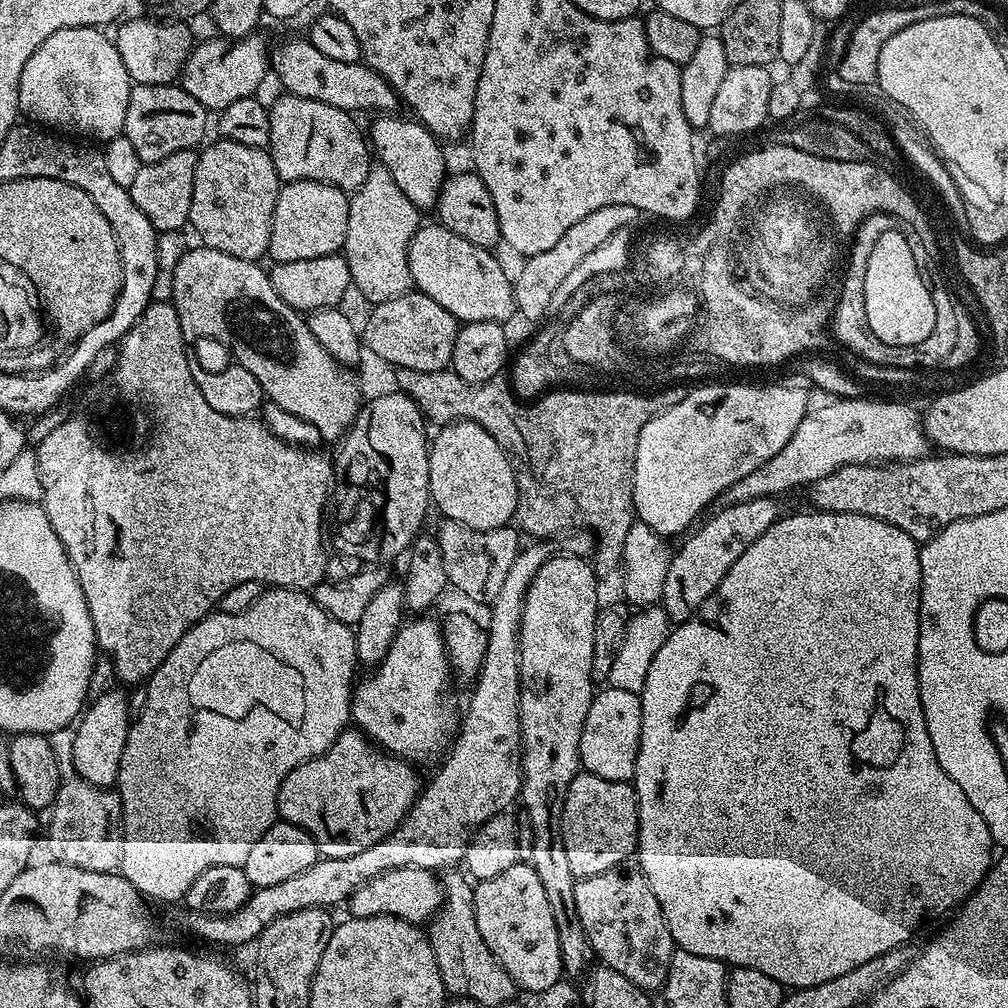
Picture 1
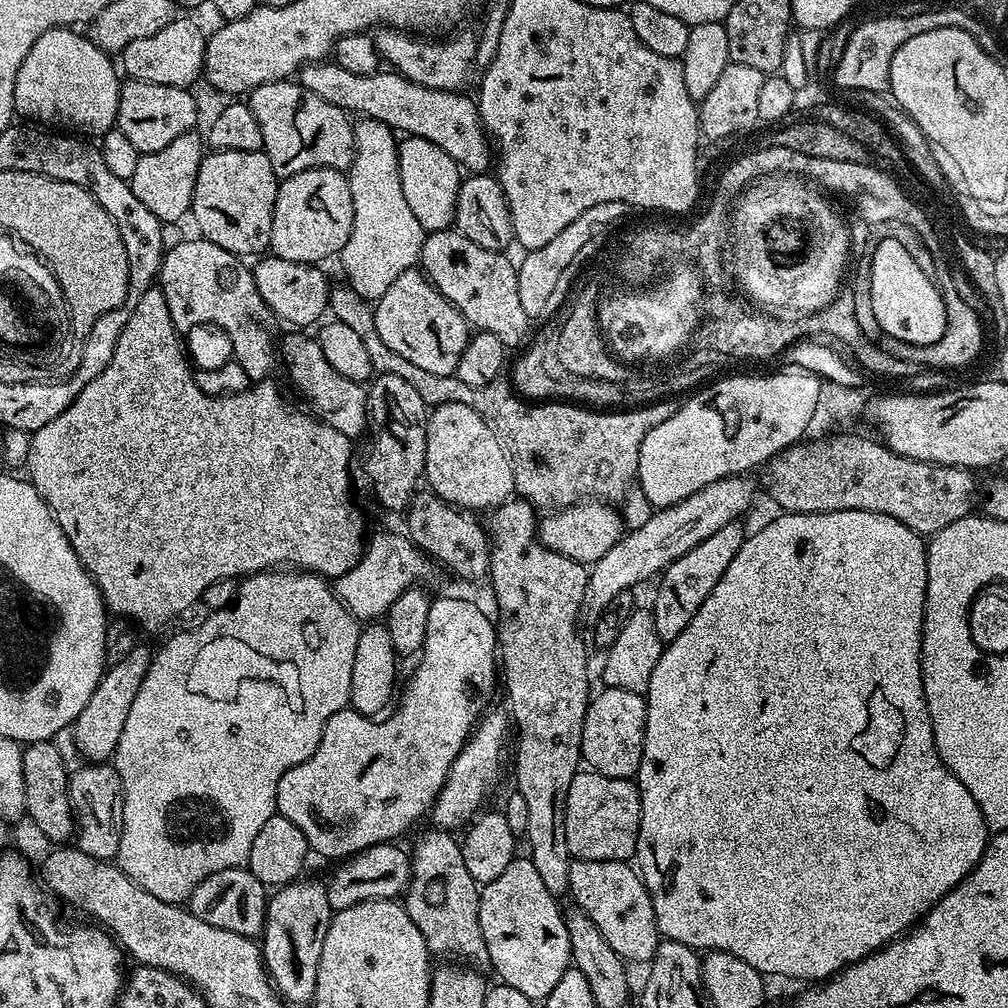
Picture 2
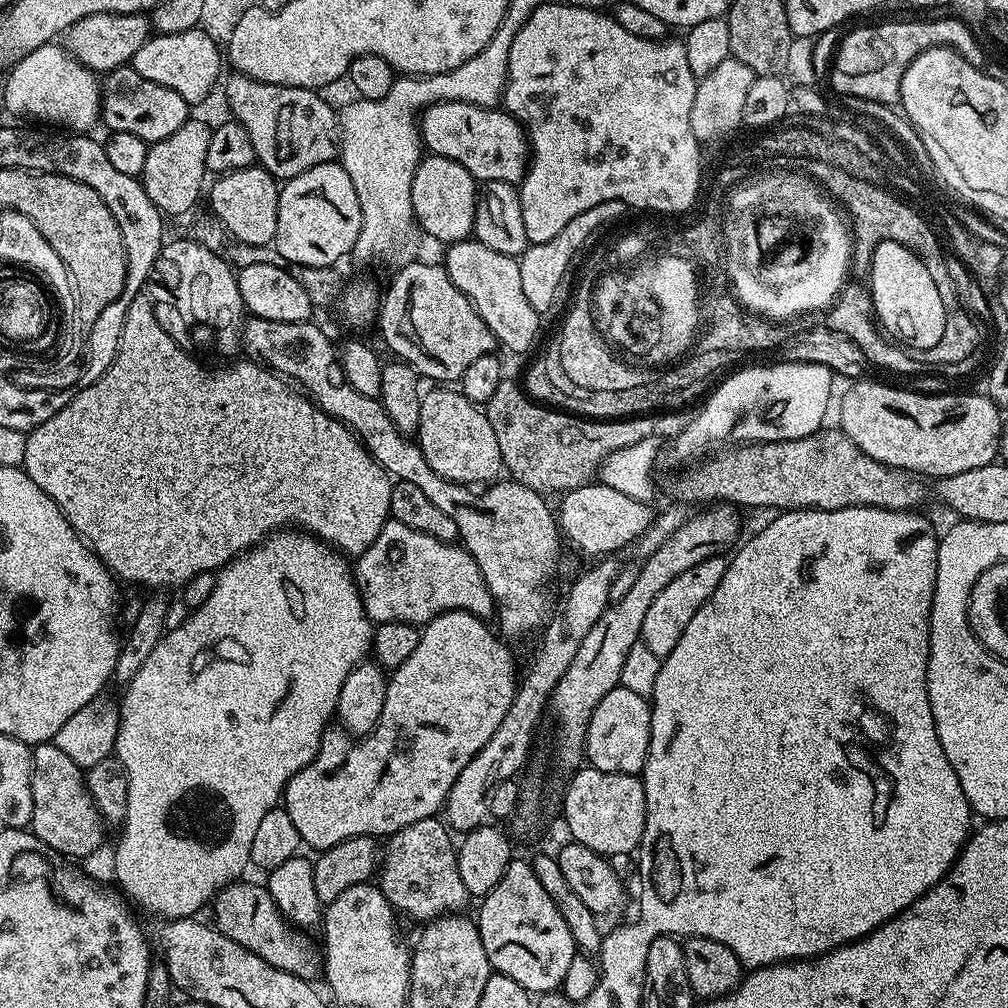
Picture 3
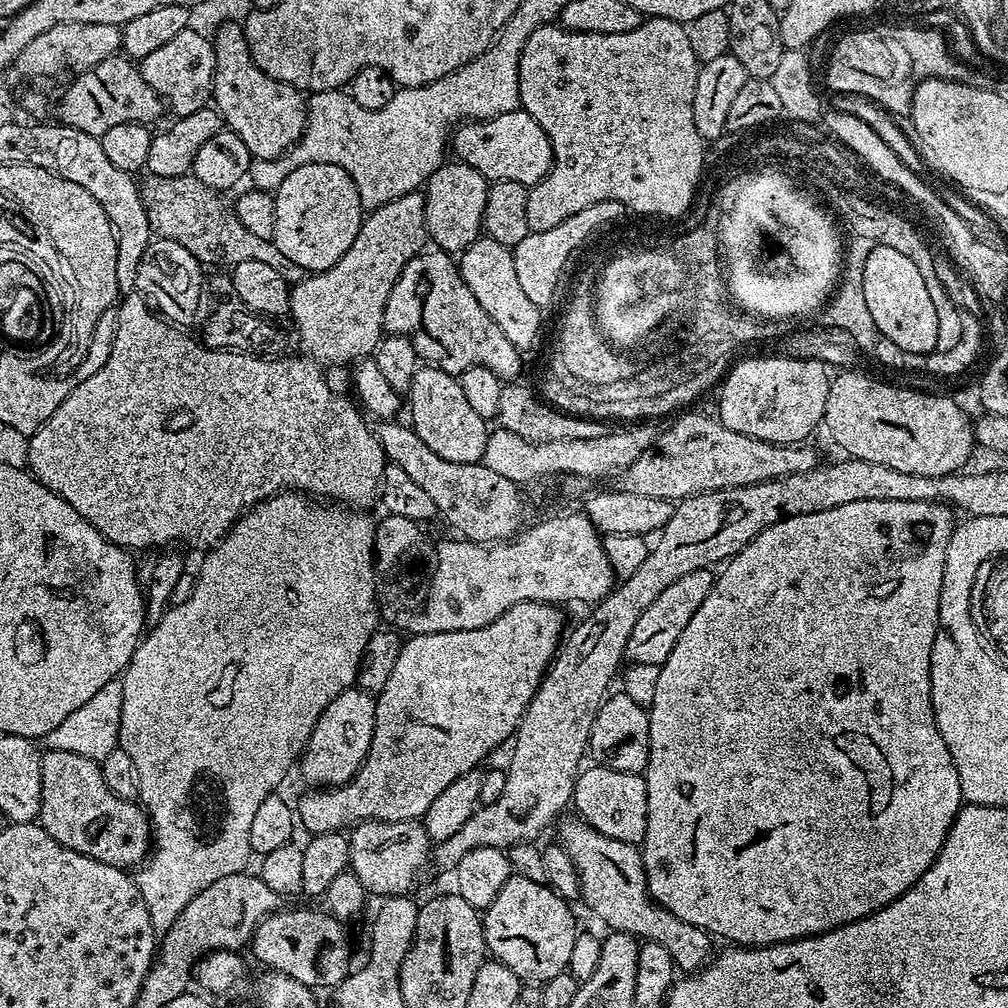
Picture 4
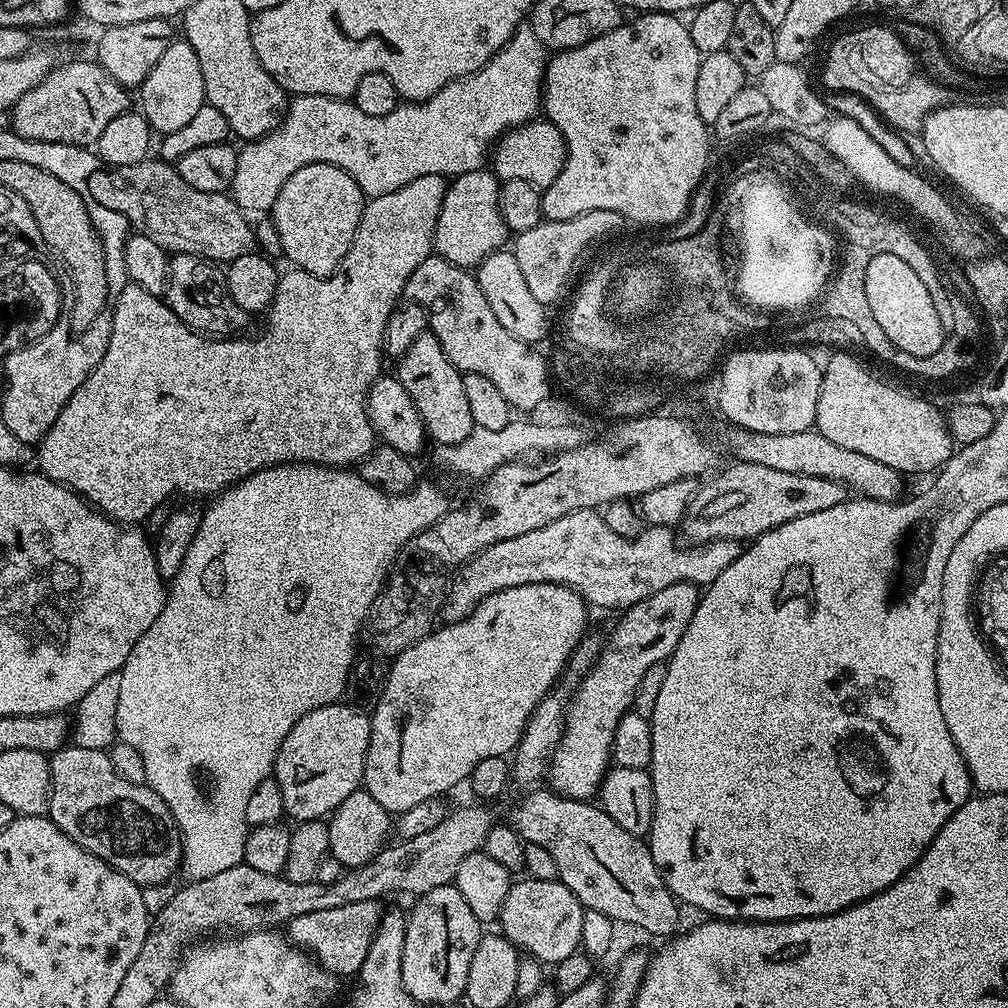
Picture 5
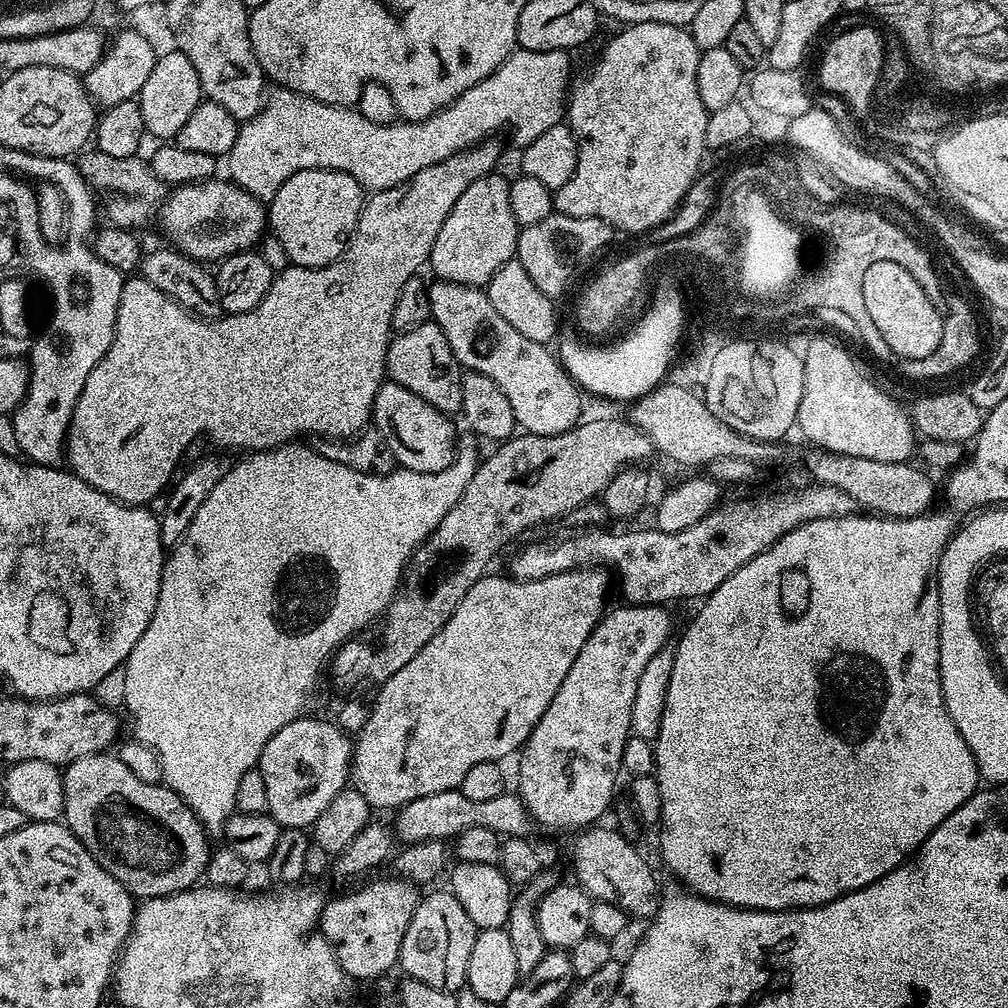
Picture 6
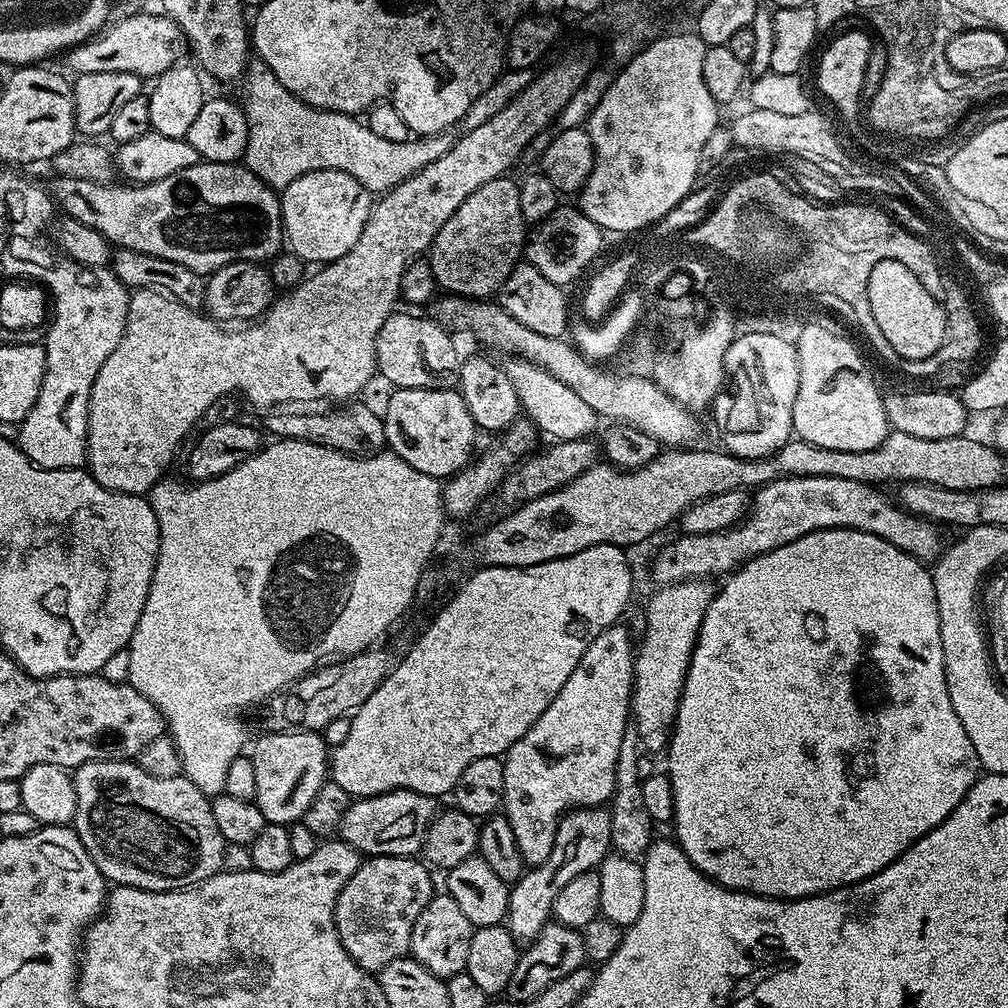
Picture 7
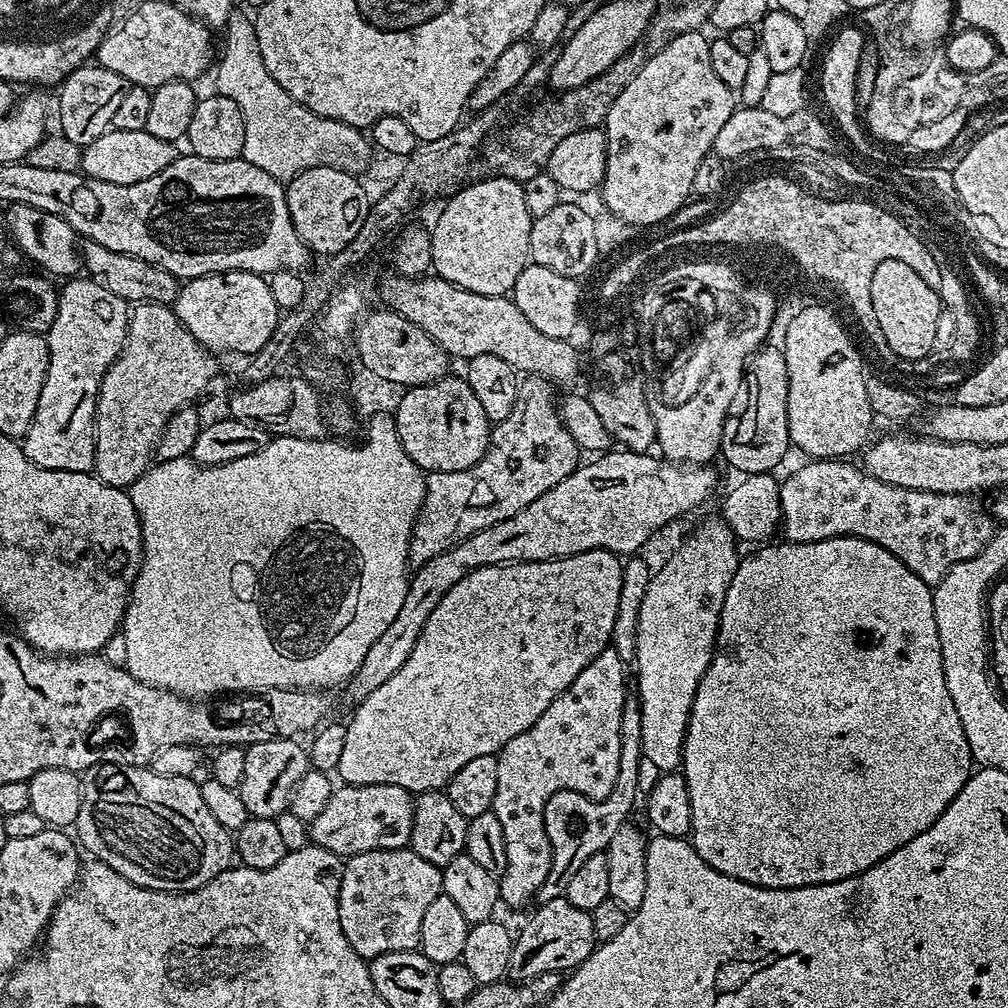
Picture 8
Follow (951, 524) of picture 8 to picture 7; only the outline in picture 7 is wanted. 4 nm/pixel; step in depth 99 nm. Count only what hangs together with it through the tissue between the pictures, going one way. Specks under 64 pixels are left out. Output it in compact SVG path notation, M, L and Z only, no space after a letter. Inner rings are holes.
M789 476L779 480L771 480L763 488L755 489L750 500L750 507L740 523L733 528L726 528L722 532L711 532L701 536L680 534L677 540L672 540L660 552L652 572L660 579L661 585L680 584L683 580L708 580L712 576L723 577L731 574L744 563L753 560L762 552L769 552L778 546L786 546L798 538L811 532L821 532L827 528L853 528L874 534L910 554L915 560L932 562L939 557L942 551L940 544L941 529L931 520L921 520L912 512L907 512L899 503L887 500L880 493L879 487L862 482L854 482L850 478L822 478L821 476Z

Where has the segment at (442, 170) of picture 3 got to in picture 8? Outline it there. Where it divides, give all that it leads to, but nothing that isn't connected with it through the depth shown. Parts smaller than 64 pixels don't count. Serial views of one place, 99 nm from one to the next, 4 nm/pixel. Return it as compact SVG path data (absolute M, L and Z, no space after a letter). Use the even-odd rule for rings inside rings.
M510 178L468 182L445 204L436 225L430 228L435 275L474 294L508 296L530 260L528 247L534 217L526 210L523 184Z

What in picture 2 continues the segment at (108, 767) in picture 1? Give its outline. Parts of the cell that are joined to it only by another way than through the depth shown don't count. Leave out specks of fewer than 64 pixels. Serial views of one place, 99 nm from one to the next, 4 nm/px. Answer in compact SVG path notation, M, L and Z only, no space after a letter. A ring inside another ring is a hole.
M137 642L122 662L107 667L94 694L90 694L90 702L86 702L86 710L78 714L74 725L76 745L85 761L103 764L115 757L118 738L122 738L122 726L126 726L126 714L130 714L130 702L134 702L134 694L138 694L142 678L146 678L146 670L152 665L153 655L151 647L148 649L143 642Z

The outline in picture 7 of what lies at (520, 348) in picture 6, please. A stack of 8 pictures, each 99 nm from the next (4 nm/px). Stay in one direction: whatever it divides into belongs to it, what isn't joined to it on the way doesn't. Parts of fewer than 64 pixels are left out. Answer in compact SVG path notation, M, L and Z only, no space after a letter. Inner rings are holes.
M509 359L503 365L506 378L510 378L510 383L514 386L514 394L518 394L523 415L531 420L533 425L541 433L544 432L553 441L561 440L586 440L593 435L592 431L596 428L598 417L594 410L570 386L562 386L554 374L547 372L545 368L534 366L525 360Z

